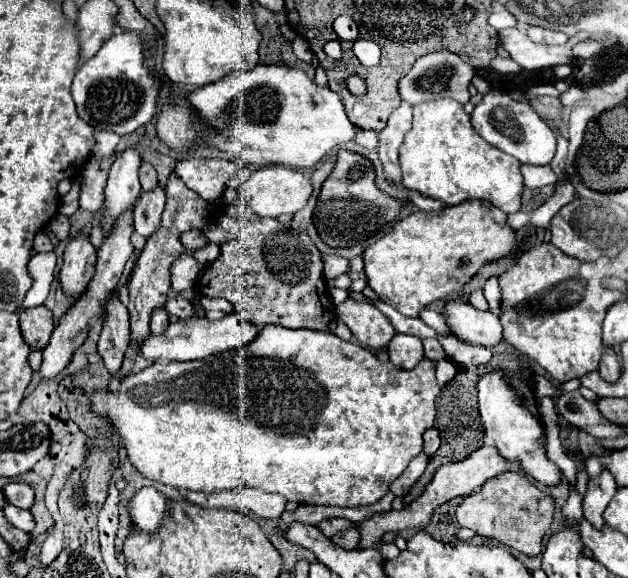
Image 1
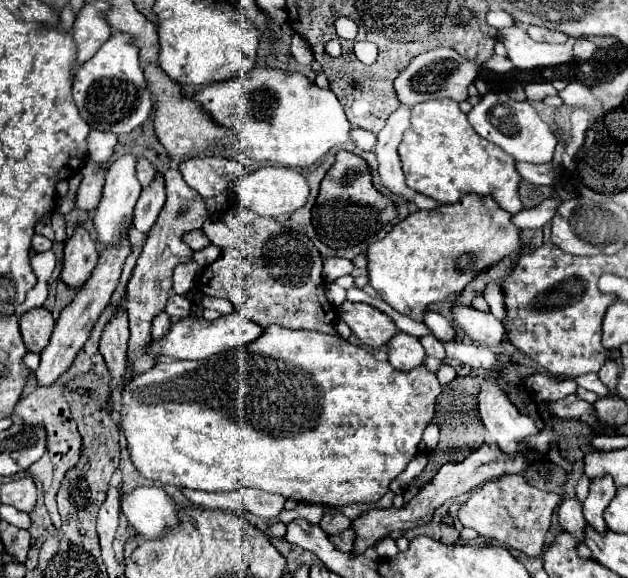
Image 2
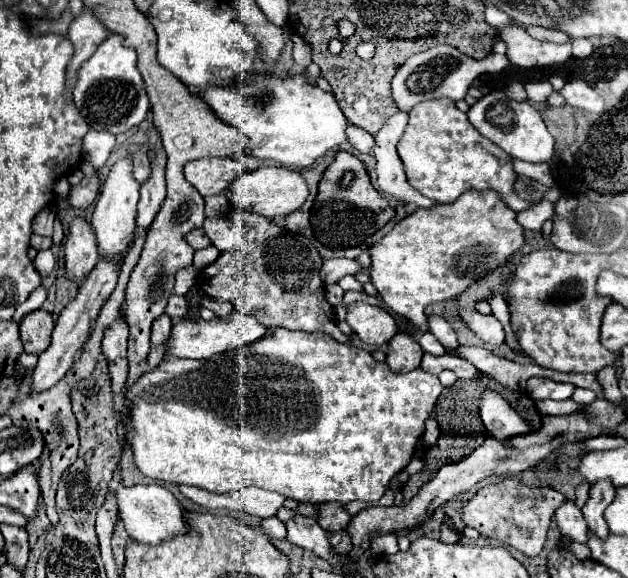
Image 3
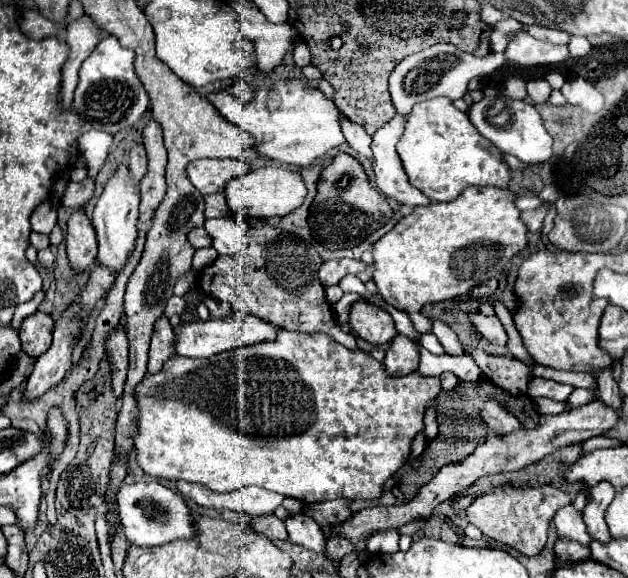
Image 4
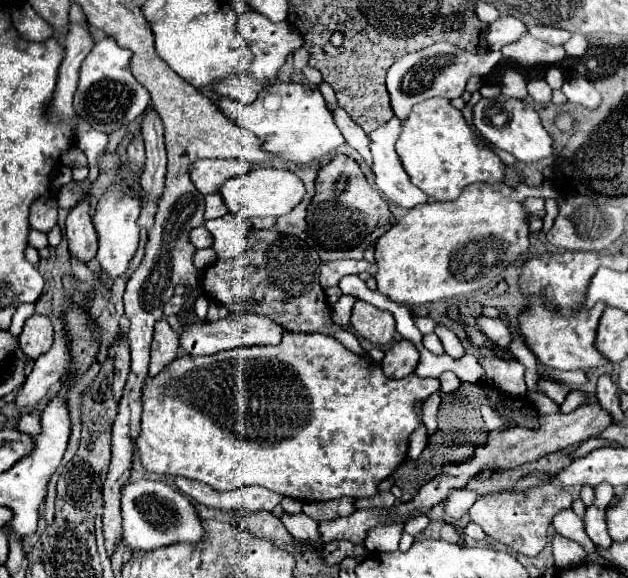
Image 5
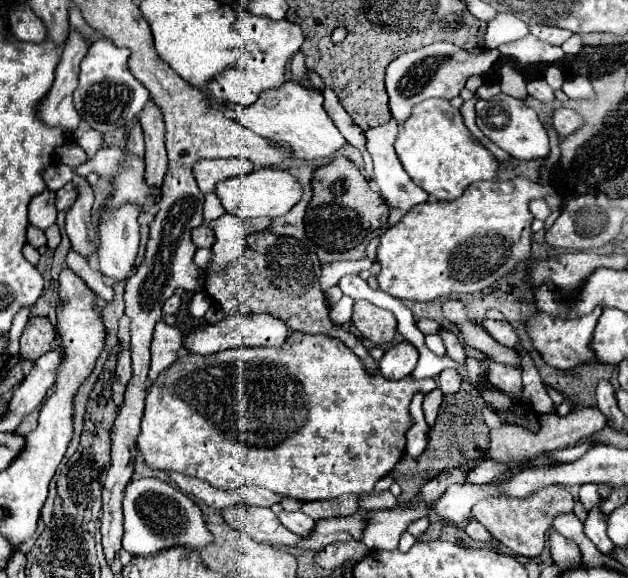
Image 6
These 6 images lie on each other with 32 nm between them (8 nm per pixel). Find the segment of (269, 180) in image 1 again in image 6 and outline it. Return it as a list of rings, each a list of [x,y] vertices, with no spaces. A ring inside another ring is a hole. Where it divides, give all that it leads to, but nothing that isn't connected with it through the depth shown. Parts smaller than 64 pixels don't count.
[[[256,168],[246,176],[236,176],[220,182],[216,186],[216,194],[222,200],[222,206],[226,208],[226,212],[242,220],[248,220],[256,216],[270,216],[270,218],[284,216],[300,202],[304,192],[300,182],[290,172],[276,170],[276,168]]]

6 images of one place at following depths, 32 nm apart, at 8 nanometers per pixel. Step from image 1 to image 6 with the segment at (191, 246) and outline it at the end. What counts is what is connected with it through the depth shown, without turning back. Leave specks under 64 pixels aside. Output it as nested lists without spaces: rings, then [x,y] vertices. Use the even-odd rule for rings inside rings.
[[[206,224],[198,226],[192,230],[192,242],[196,248],[210,248],[214,244],[214,236],[212,236],[212,230],[206,228]]]

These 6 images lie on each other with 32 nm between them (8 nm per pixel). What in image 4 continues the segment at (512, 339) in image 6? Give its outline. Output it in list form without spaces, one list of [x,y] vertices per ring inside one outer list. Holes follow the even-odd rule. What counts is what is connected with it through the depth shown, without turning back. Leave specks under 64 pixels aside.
[[[468,312],[466,314],[468,320],[472,322],[474,326],[474,332],[484,338],[486,342],[490,344],[496,344],[496,346],[504,346],[506,344],[506,332],[504,332],[504,326],[500,324],[500,320],[496,316],[484,316],[480,312]]]

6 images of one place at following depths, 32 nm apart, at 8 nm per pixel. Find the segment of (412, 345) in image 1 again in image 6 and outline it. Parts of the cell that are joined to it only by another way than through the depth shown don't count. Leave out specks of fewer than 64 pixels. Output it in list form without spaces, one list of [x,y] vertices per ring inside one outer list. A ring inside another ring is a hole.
[[[400,342],[400,344],[394,344],[384,354],[378,368],[382,376],[388,380],[402,380],[412,374],[412,370],[416,368],[416,362],[418,362],[418,350],[410,342]]]

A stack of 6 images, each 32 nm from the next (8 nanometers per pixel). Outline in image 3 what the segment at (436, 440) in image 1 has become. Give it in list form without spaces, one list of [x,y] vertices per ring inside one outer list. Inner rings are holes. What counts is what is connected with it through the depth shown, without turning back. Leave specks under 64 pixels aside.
[[[434,418],[426,420],[426,430],[424,430],[424,436],[422,436],[422,444],[428,448],[428,446],[433,446],[438,442],[441,430],[438,422]]]

